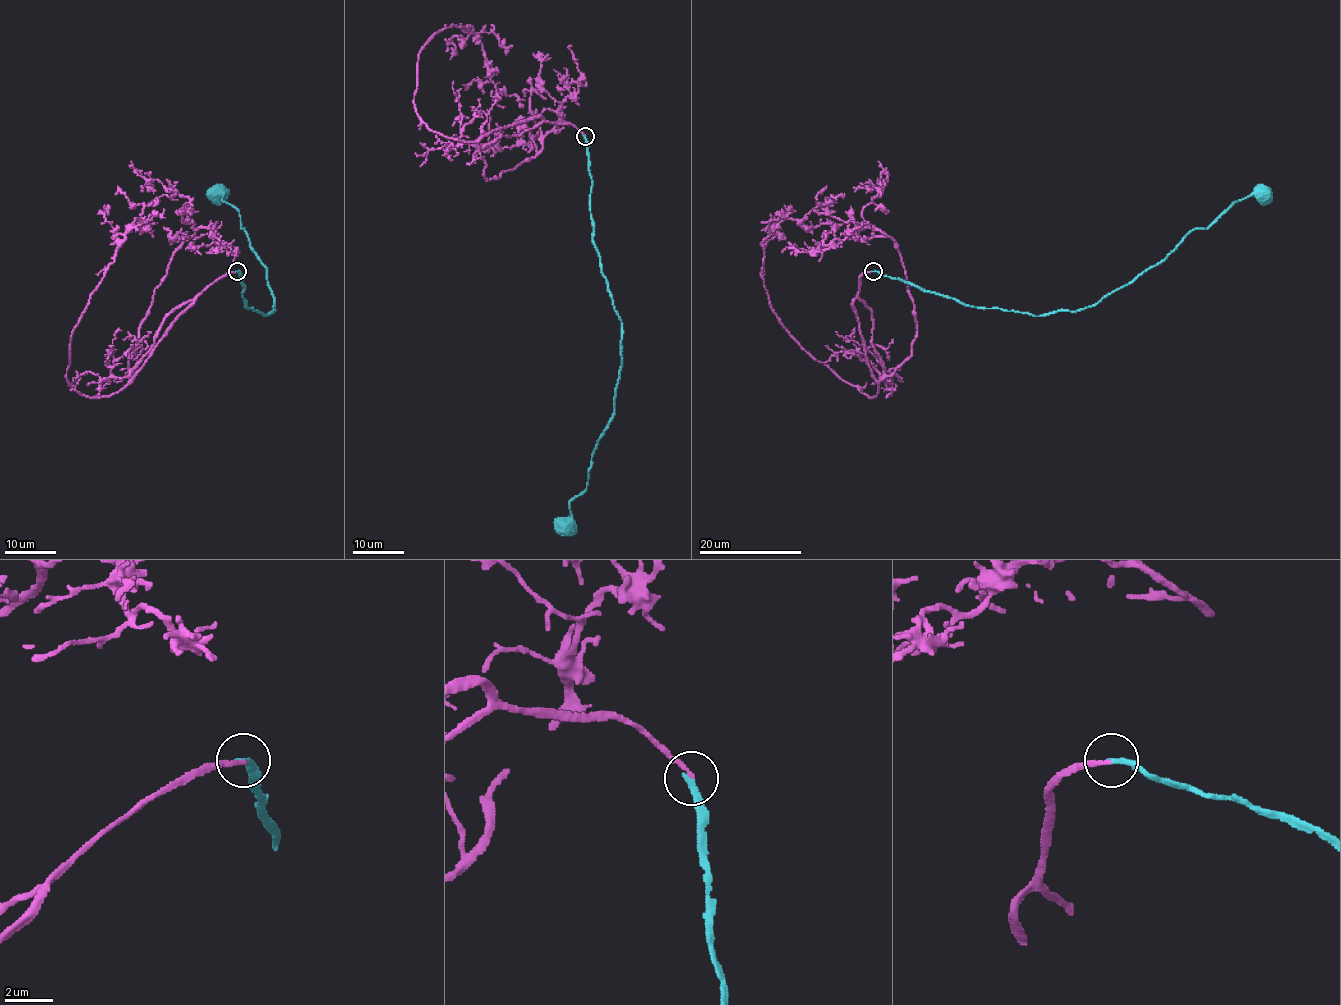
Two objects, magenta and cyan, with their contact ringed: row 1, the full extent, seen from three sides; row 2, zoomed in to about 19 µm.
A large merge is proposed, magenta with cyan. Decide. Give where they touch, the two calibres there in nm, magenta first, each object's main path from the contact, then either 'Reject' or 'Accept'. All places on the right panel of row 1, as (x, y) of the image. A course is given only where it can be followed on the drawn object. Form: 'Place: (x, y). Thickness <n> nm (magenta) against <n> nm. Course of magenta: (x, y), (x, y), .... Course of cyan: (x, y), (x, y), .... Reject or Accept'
Place: (873, 271). Thickness 160 nm (magenta) against 260 nm. Course of magenta: (872, 271), (860, 278), (853, 302), (877, 384), (868, 397), (789, 333), (761, 276), (771, 230), (844, 193). Course of cyan: (872, 271), (975, 307), (1036, 316), (1080, 311), (1158, 265), (1192, 230), (1210, 226), (1238, 200), (1263, 193). Accept

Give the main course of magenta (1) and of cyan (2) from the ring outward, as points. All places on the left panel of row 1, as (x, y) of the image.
1: (238, 271), (202, 292), (115, 393), (85, 397), (66, 379), (71, 333), (115, 249), (146, 206), (175, 193)
2: (238, 271), (244, 284), (245, 307), (265, 316), (274, 311), (267, 269), (240, 226), (239, 212), (217, 193)

